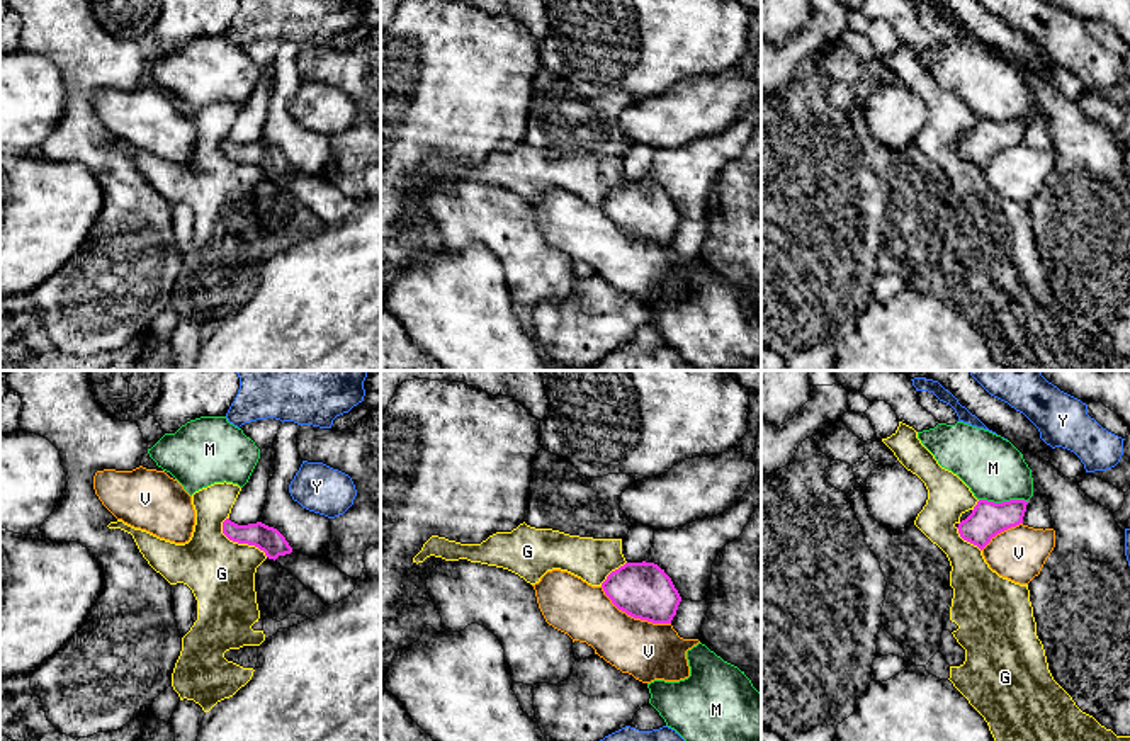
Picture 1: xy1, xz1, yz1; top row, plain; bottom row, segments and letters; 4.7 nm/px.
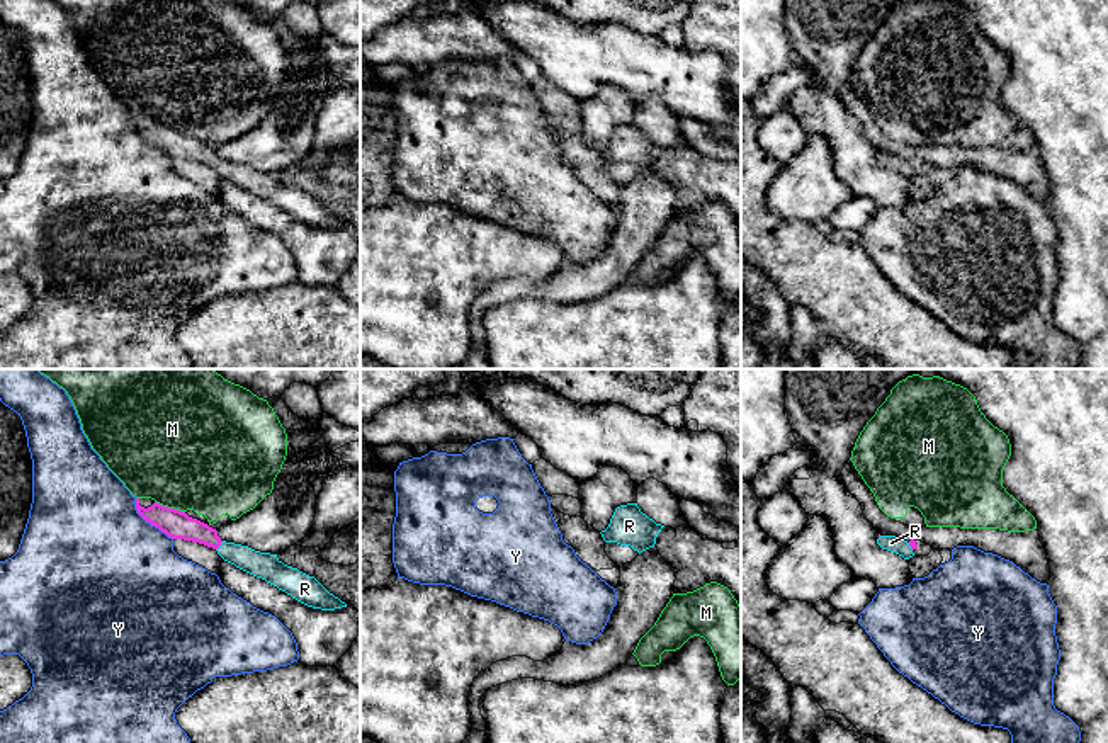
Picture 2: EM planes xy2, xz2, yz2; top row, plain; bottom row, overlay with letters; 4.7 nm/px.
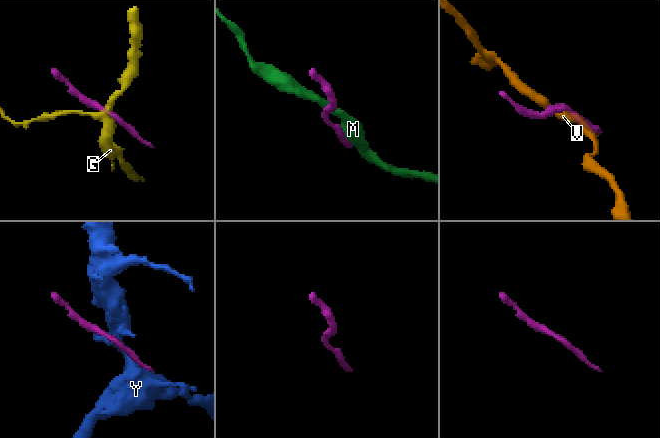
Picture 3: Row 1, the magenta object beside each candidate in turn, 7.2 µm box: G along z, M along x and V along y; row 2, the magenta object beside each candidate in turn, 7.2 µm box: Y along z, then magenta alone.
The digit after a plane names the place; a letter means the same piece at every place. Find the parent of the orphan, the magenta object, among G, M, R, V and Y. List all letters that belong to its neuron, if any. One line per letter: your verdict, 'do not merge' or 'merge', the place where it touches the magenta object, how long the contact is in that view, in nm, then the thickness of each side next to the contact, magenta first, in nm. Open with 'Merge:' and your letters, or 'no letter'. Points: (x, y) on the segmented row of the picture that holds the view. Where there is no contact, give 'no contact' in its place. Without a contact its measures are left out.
Merge: R
G: do not merge; meets magenta in xy1 at (240, 543); contact 280 nm long; 120 nm thick on the magenta side, 320 nm on the other
M: do not merge; meets magenta in yz1 at (1003, 502); contact 240 nm long; 170 nm thick on the magenta side, 300 nm on the other
R: merge; meets magenta in xy2 at (220, 544); contact 60 nm long; 140 nm thick on the magenta side, 130 nm on the other
V: do not merge; meets magenta in xz1 at (634, 617); contact 380 nm long; 280 nm thick on the magenta side, 280 nm on the other
Y: do not merge; meets magenta in xy2 at (148, 521); contact 260 nm long; 140 nm thick on the magenta side, 480 nm on the other

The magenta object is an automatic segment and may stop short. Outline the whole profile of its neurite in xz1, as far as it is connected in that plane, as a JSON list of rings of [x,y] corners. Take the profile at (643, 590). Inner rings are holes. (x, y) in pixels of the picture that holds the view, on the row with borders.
[[[625,563],[602,583],[605,595],[627,615],[671,624],[681,597],[671,578],[654,563]]]

